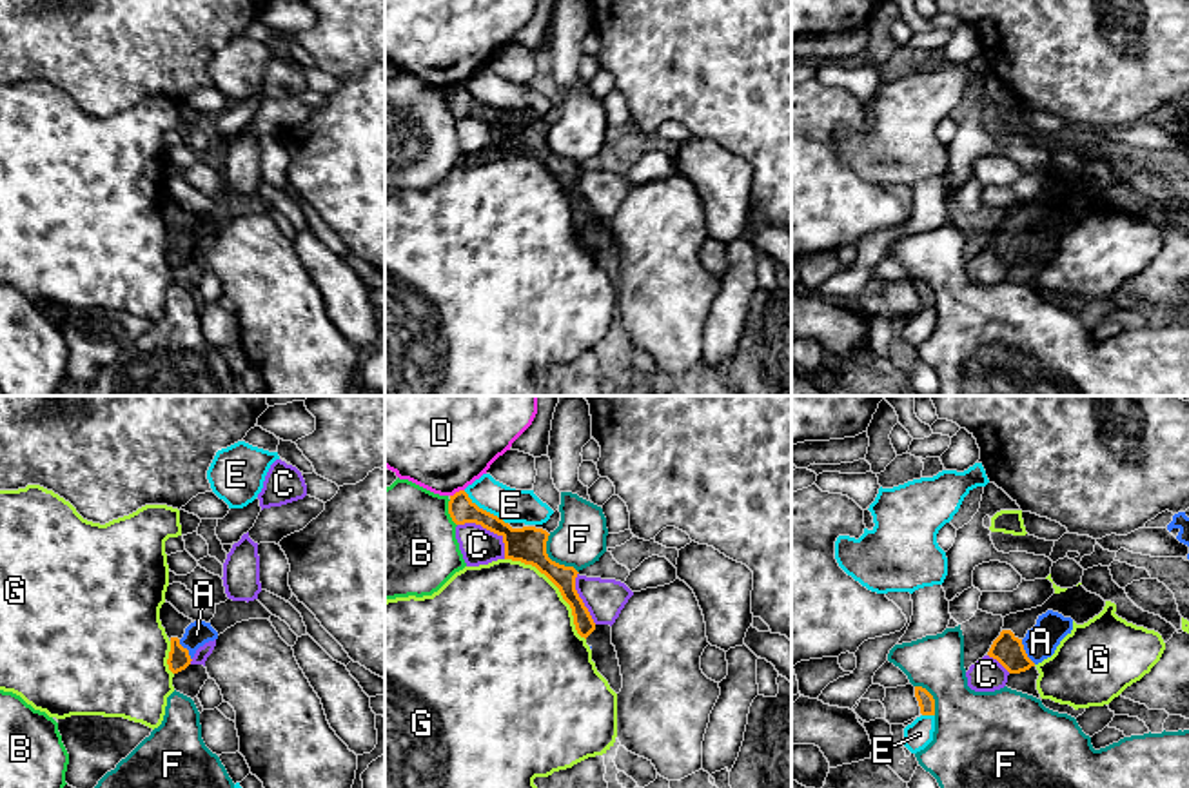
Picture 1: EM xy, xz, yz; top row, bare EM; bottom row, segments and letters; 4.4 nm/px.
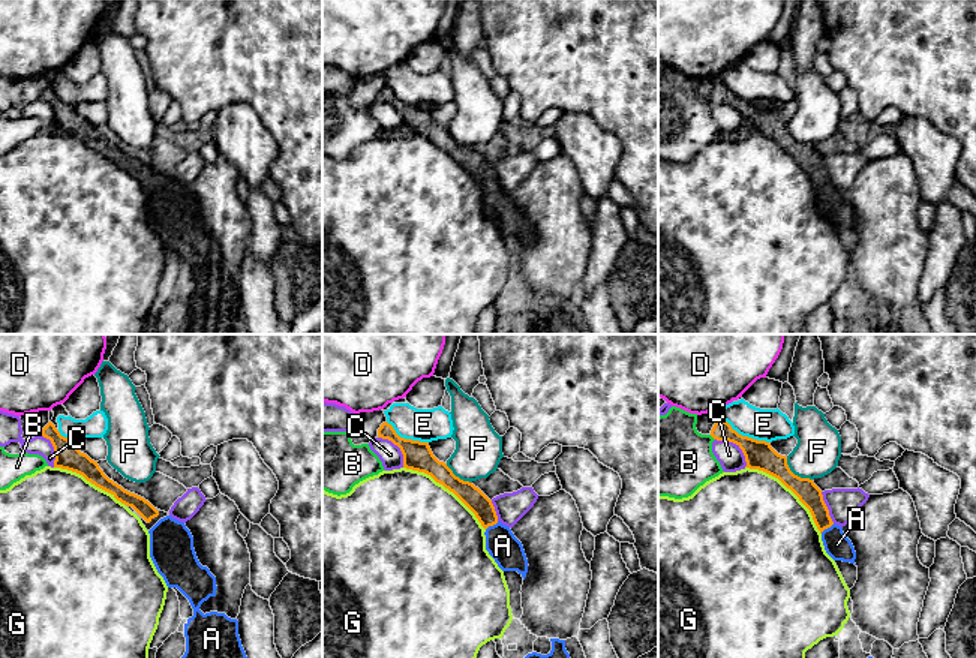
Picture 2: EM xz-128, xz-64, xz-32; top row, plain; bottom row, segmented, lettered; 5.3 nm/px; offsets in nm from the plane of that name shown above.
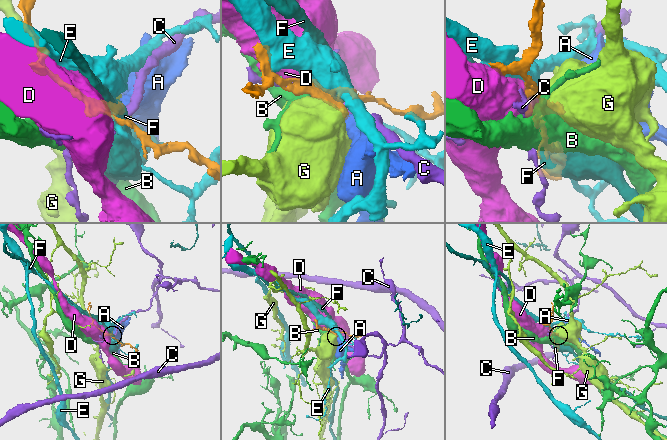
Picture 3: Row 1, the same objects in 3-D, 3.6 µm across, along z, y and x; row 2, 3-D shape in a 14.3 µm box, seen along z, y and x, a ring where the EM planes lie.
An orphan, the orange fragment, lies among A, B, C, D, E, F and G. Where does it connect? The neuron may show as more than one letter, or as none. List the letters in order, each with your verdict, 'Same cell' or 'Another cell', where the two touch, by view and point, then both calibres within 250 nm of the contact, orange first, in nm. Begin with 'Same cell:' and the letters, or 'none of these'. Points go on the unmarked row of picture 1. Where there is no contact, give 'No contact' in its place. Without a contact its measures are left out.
Same cell: A
A: Same cell. Touches orange at yz (1024, 246). Thickness 140 nm (orange) against 150 nm
B: Another cell. Touches orange at xz (449, 106). Thickness 120 nm (orange) against 480 nm
C: Another cell. Touches orange at xz (491, 124). Thickness 160 nm (orange) against 160 nm
D: Another cell. Touches orange at xz (456, 86). Thickness 120 nm (orange) against 380 nm
E: Another cell. Touches orange at xz (485, 104). Thickness 160 nm (orange) against 150 nm
F: Another cell. Touches orange at xz (550, 153). Thickness 160 nm (orange) against 240 nm
G: Another cell. Touches orange at xz (558, 180). Thickness 160 nm (orange) against 480 nm

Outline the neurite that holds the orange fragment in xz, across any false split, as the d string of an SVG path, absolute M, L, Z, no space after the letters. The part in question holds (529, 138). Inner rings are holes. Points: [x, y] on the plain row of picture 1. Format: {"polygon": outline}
{"polygon": "M465 84L450 89L448 107L456 118L476 116L503 131L505 153L521 154L545 167L570 198L575 223L588 231L595 216L575 183L577 163L552 154L546 147L548 125L536 120L512 122L497 109L479 102Z"}

